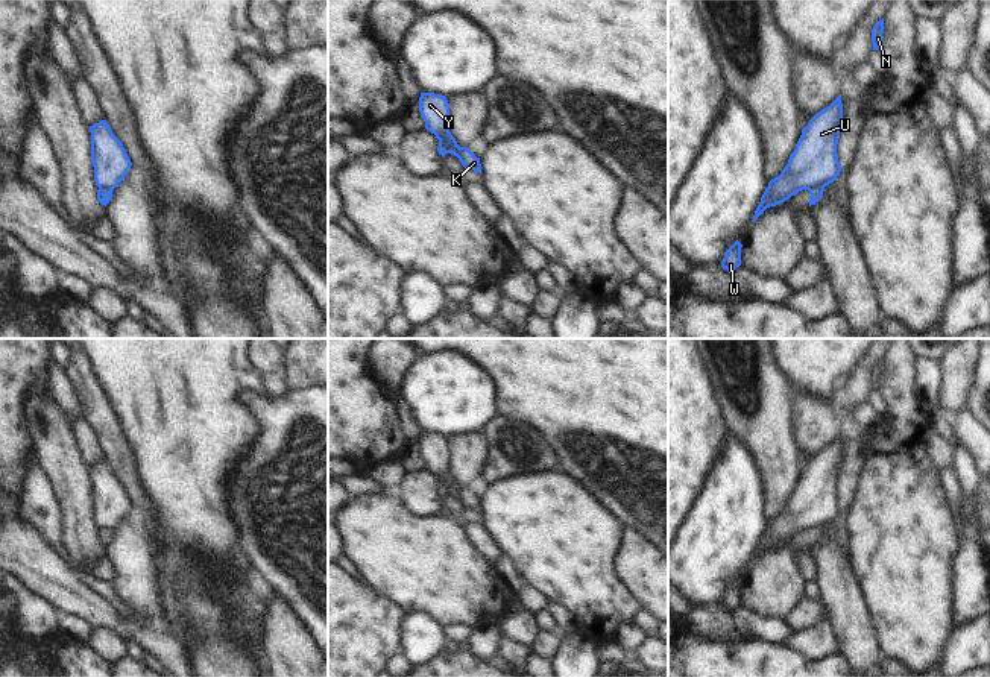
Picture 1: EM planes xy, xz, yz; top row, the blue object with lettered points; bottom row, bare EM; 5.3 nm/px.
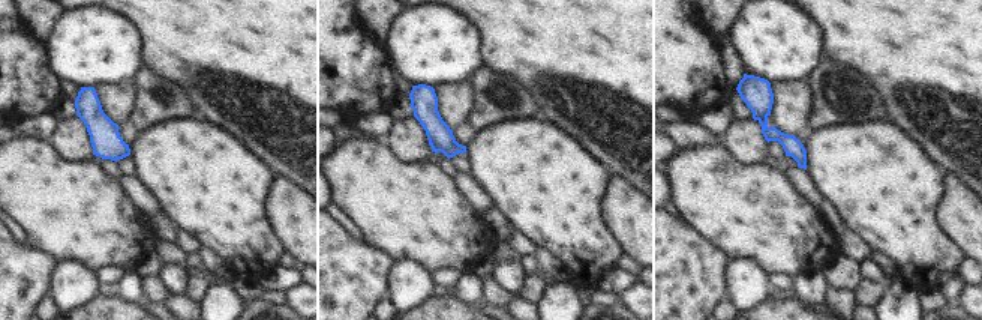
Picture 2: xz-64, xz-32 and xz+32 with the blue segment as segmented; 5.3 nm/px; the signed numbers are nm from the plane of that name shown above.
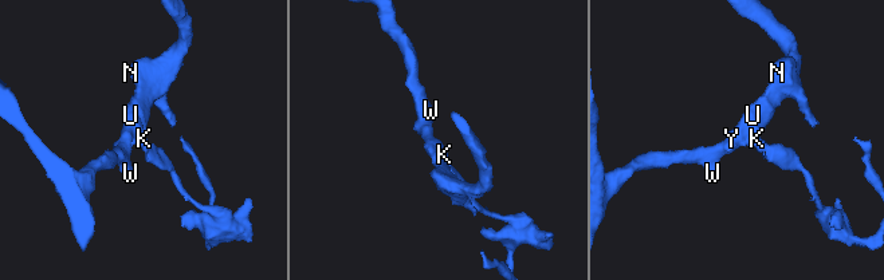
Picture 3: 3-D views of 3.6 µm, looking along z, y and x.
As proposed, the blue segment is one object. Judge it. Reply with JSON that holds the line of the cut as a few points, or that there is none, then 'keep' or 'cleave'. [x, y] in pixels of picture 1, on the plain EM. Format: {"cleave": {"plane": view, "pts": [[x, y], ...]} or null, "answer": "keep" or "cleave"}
{"cleave": {"plane": "xz", "pts": [[439, 481], [448, 481], [454, 486]]}, "answer": "cleave"}

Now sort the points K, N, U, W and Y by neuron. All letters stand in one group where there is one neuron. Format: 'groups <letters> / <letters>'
groups K / N U W Y

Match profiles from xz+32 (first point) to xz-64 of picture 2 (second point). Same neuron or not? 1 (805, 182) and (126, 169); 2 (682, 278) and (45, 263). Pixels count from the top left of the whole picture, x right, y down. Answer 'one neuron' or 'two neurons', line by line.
1: two neurons
2: one neuron

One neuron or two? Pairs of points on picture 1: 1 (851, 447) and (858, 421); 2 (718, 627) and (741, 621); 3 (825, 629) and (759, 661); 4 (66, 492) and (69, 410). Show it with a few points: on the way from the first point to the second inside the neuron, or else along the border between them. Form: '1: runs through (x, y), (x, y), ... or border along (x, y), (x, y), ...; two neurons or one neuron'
1: border along (848, 430), (857, 436); two neurons
2: border along (729, 614), (734, 627), (740, 633), (758, 638); two neurons
3: border along (779, 644), (813, 661); two neurons
4: border along (49, 392), (49, 396), (70, 427); two neurons

